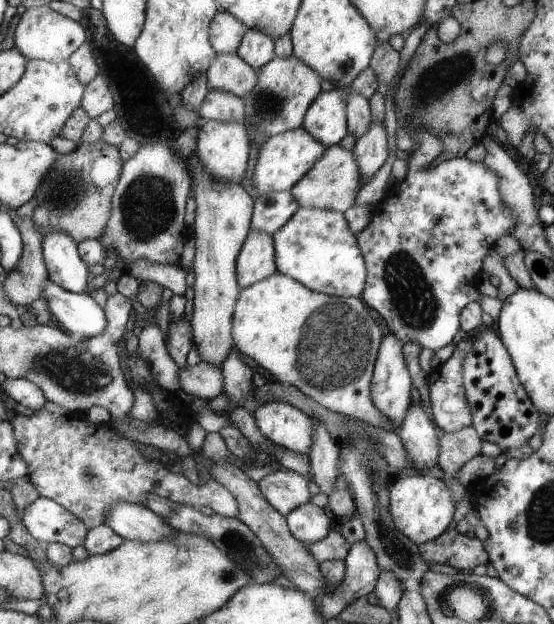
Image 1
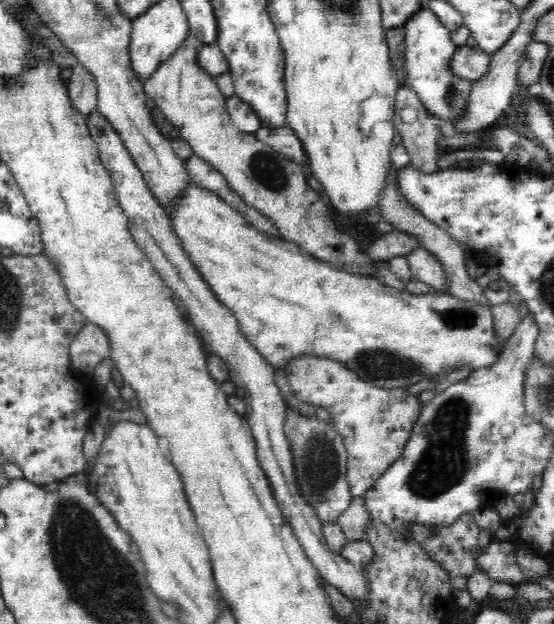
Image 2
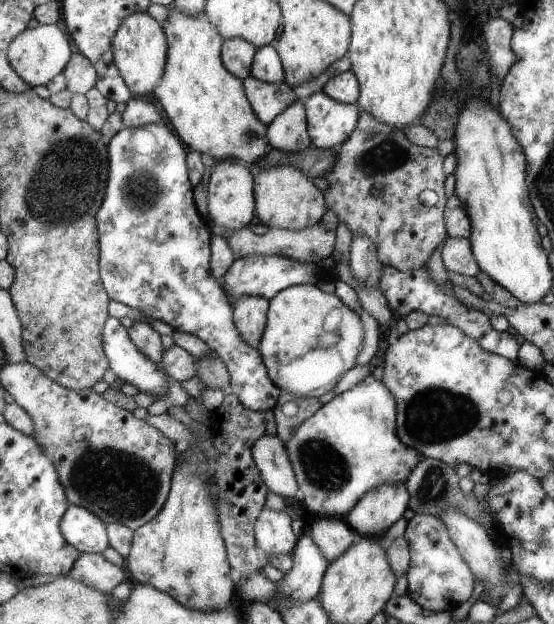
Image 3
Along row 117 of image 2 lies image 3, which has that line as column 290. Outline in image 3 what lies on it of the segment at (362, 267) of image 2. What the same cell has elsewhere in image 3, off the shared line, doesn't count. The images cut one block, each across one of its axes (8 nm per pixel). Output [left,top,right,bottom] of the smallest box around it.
[253,166,326,230]

